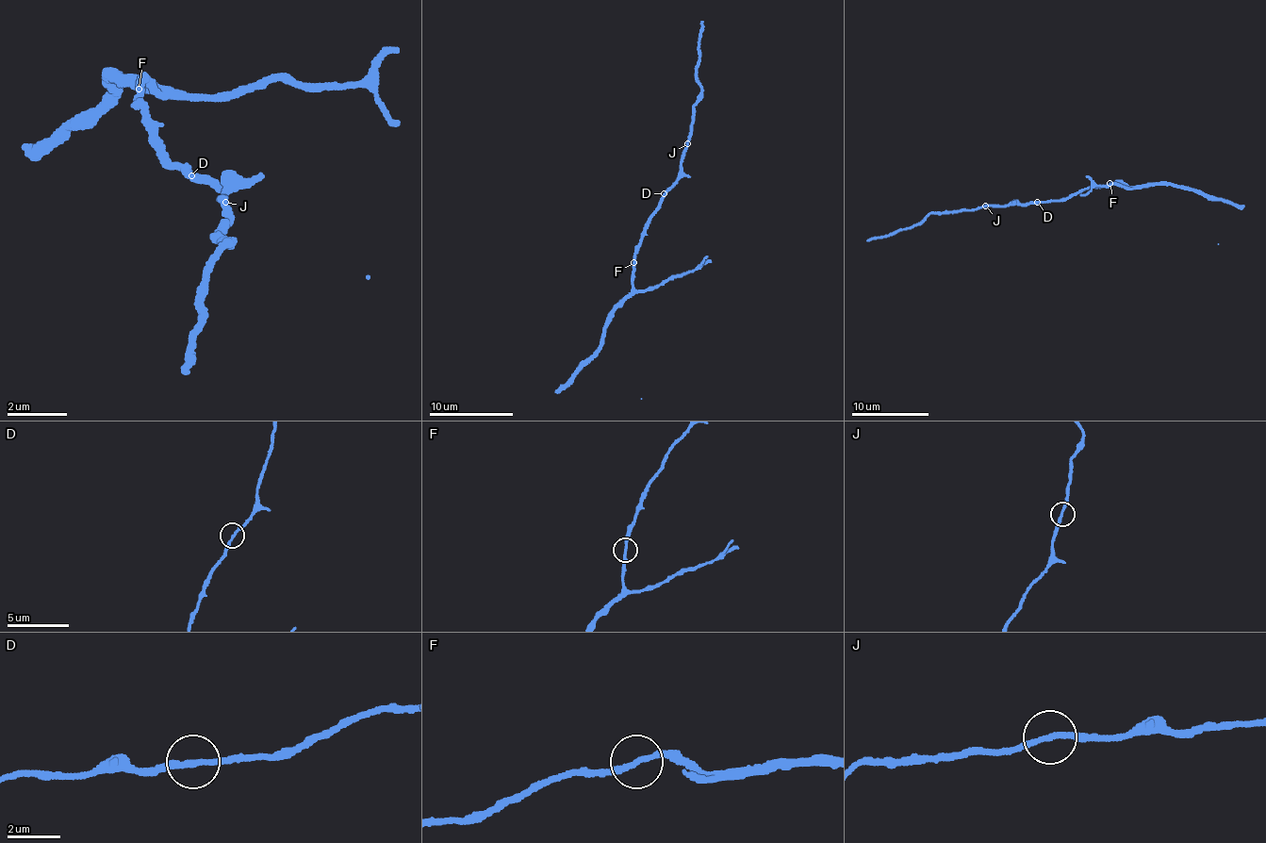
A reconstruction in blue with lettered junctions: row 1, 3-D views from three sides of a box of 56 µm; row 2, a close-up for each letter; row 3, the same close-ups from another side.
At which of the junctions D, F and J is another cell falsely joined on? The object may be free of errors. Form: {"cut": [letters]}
{"cut": ["J"]}

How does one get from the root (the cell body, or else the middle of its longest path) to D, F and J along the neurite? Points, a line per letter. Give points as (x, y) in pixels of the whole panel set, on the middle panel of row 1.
D: (647, 230), (649, 218), (664, 193)
F: (647, 230), (633, 262)
J: (647, 230), (660, 198), (680, 173), (681, 155), (687, 144)

